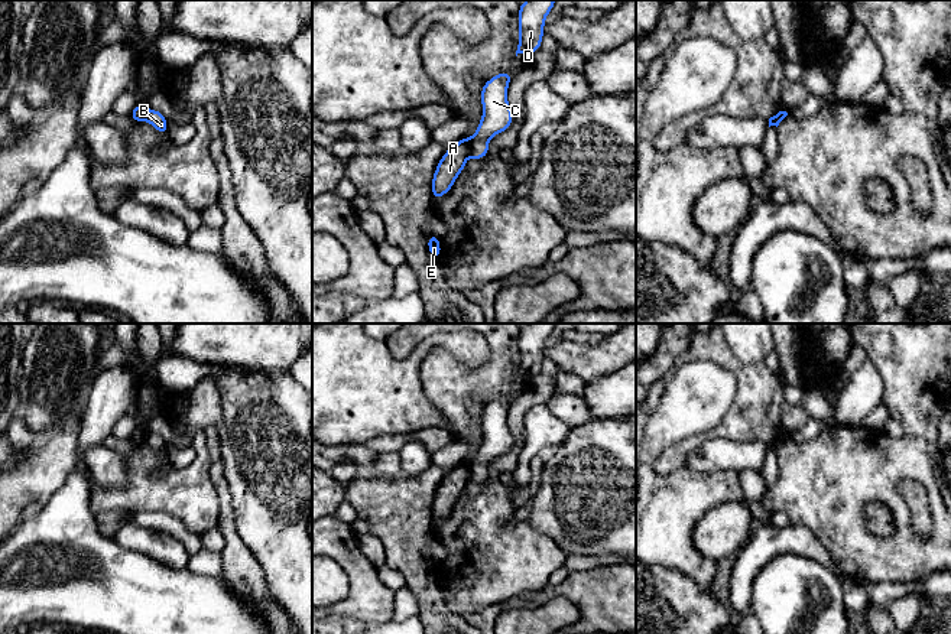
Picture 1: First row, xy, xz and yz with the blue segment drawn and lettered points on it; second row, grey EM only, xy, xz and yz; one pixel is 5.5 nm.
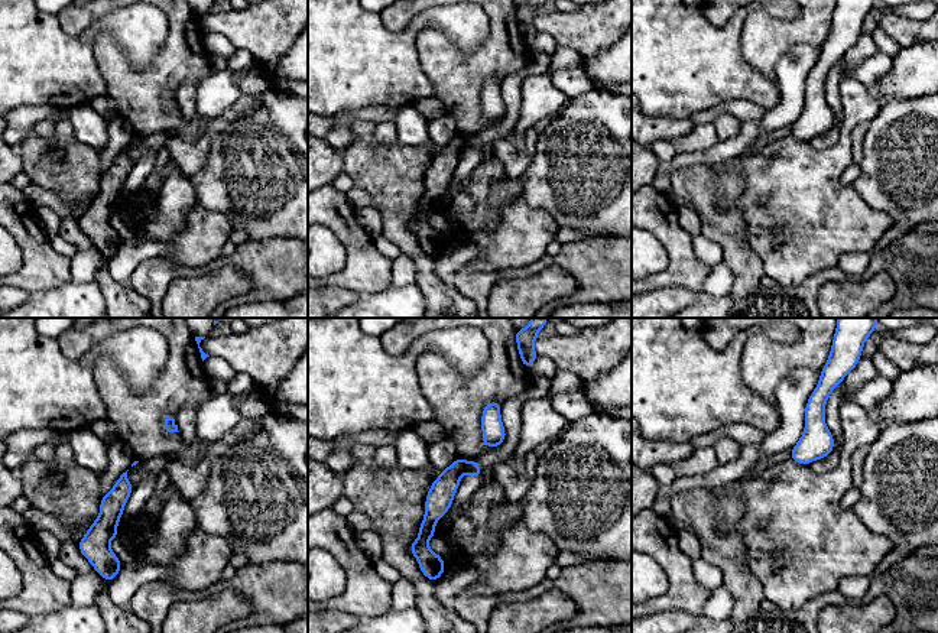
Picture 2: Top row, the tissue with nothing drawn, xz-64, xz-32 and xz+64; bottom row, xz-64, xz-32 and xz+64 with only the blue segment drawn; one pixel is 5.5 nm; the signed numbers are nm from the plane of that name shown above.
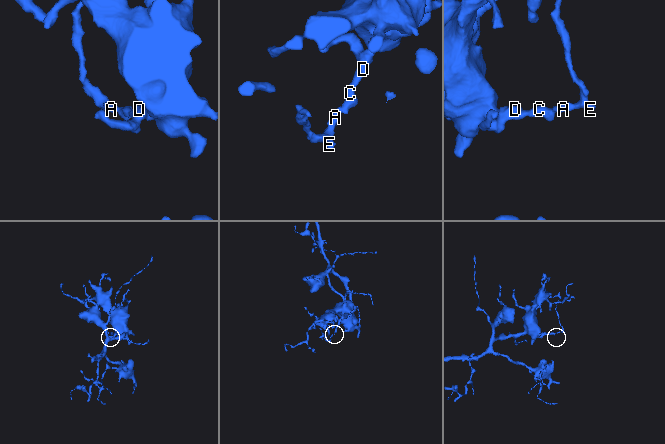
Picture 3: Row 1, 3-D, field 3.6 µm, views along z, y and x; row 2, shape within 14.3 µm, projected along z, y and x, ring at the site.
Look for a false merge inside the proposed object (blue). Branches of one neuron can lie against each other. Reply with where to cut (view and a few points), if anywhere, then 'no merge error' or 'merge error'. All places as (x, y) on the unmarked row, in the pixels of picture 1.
cut in xz along (467, 462), (471, 477); merge error

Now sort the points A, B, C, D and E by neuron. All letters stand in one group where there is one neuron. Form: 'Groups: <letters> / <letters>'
Groups: A E / B C D

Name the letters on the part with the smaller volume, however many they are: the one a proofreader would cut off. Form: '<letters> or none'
A, E

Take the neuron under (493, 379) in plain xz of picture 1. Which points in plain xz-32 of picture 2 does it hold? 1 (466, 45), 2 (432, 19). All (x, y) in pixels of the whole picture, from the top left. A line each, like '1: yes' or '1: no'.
1: no
2: no

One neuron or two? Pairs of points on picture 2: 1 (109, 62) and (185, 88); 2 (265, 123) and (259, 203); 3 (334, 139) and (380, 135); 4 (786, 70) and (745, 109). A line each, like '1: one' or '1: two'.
1: two
2: one
3: two
4: two

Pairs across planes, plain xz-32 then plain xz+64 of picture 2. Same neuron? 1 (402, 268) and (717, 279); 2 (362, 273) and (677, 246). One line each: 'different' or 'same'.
1: same
2: same

